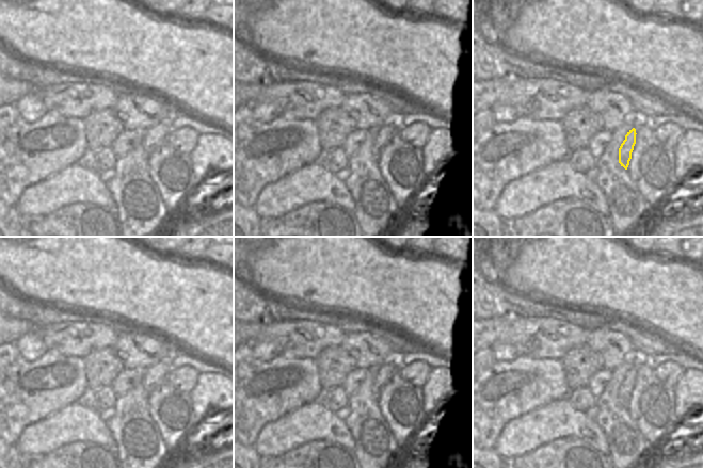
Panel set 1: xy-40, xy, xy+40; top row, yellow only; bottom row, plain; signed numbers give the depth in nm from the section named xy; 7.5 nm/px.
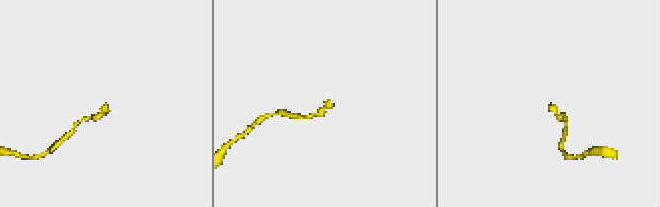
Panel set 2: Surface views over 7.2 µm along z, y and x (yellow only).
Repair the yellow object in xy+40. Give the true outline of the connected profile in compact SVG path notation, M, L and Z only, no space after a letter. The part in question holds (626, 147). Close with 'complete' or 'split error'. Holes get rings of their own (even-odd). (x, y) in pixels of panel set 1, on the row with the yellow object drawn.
M633 128L625 135L625 140L621 144L619 148L619 163L625 170L627 170L629 165L629 161L632 159L632 152L634 150L634 146L636 144L636 129Z; complete

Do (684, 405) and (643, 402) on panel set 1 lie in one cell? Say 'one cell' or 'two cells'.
two cells

